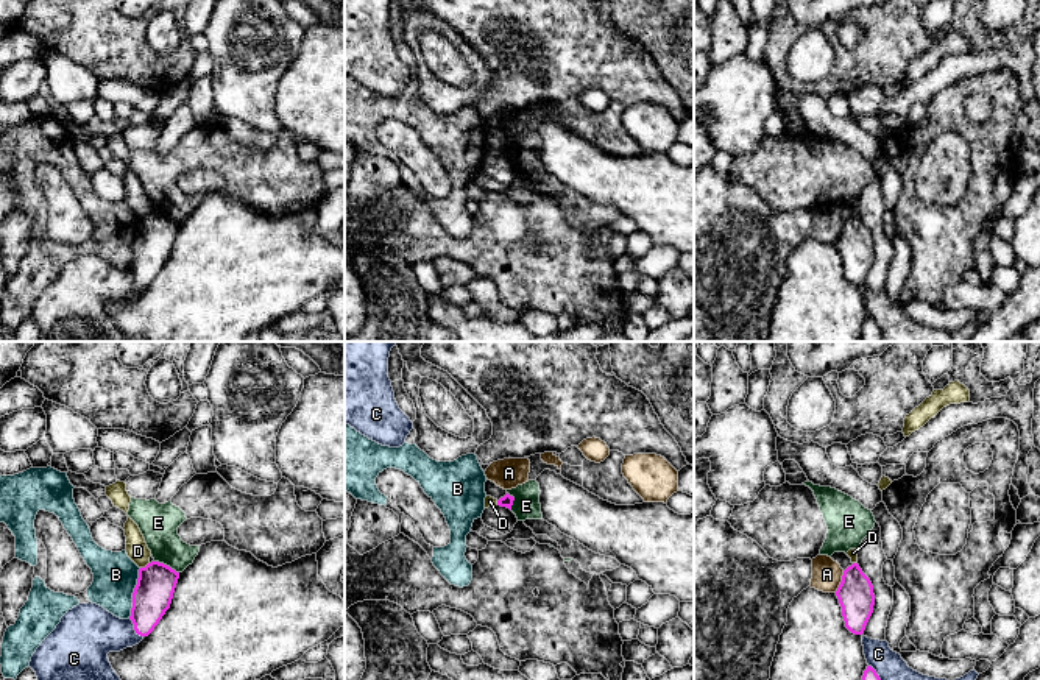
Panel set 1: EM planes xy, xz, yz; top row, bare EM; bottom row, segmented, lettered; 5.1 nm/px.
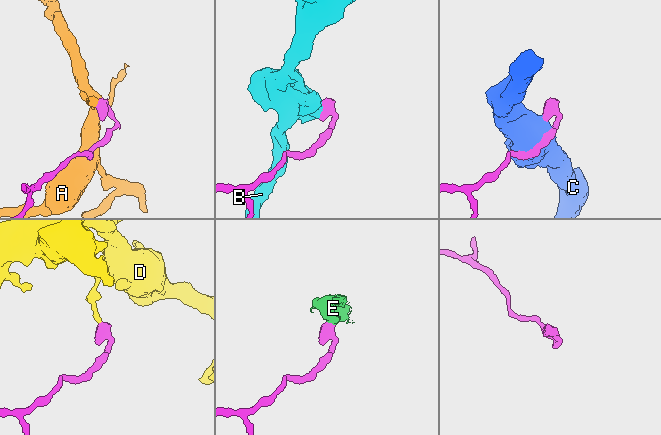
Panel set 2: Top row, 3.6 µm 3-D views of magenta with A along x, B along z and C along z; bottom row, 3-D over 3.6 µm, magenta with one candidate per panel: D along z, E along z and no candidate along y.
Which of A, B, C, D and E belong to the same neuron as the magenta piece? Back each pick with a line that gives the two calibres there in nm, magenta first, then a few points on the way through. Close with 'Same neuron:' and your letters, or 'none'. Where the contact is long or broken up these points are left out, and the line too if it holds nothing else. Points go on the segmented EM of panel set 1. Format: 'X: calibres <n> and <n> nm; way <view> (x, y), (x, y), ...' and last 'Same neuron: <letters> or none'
Same neuron: none

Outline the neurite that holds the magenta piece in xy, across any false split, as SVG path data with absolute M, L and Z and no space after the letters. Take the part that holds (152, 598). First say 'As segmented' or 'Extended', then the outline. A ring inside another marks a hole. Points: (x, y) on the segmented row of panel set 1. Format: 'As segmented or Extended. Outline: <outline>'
As segmented. Outline: M151 561L139 569L133 593L129 619L140 636L148 636L170 608L179 572L170 566Z

